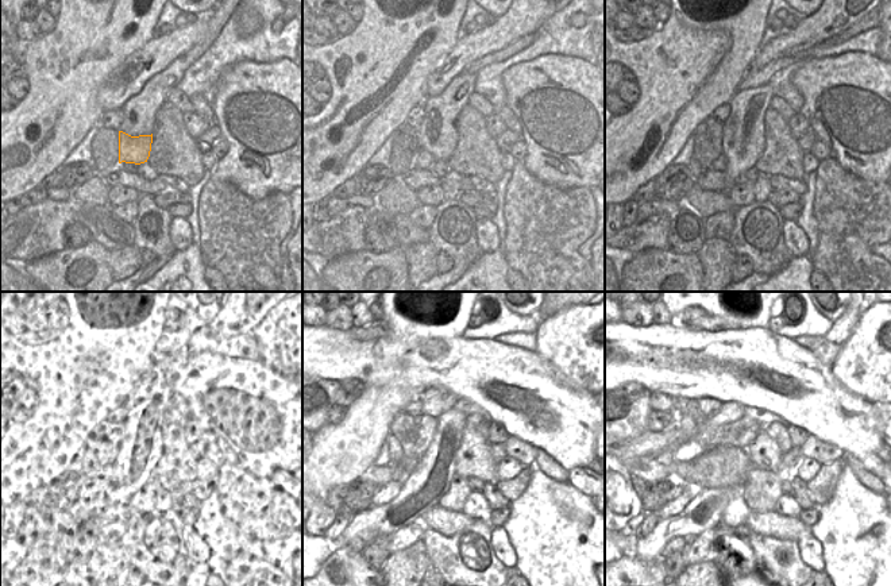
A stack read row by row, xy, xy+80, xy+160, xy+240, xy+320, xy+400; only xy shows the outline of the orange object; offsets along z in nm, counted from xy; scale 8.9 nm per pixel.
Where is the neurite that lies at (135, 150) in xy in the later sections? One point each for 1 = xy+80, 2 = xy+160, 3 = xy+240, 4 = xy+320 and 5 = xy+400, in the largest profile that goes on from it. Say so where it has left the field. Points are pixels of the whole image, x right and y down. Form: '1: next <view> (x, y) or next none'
1: next xy+80 (423, 160)
2: next xy+160 (720, 164)
3: next xy+240 (104, 471)
4: next xy+320 (400, 470)
5: next xy+400 (722, 466)

